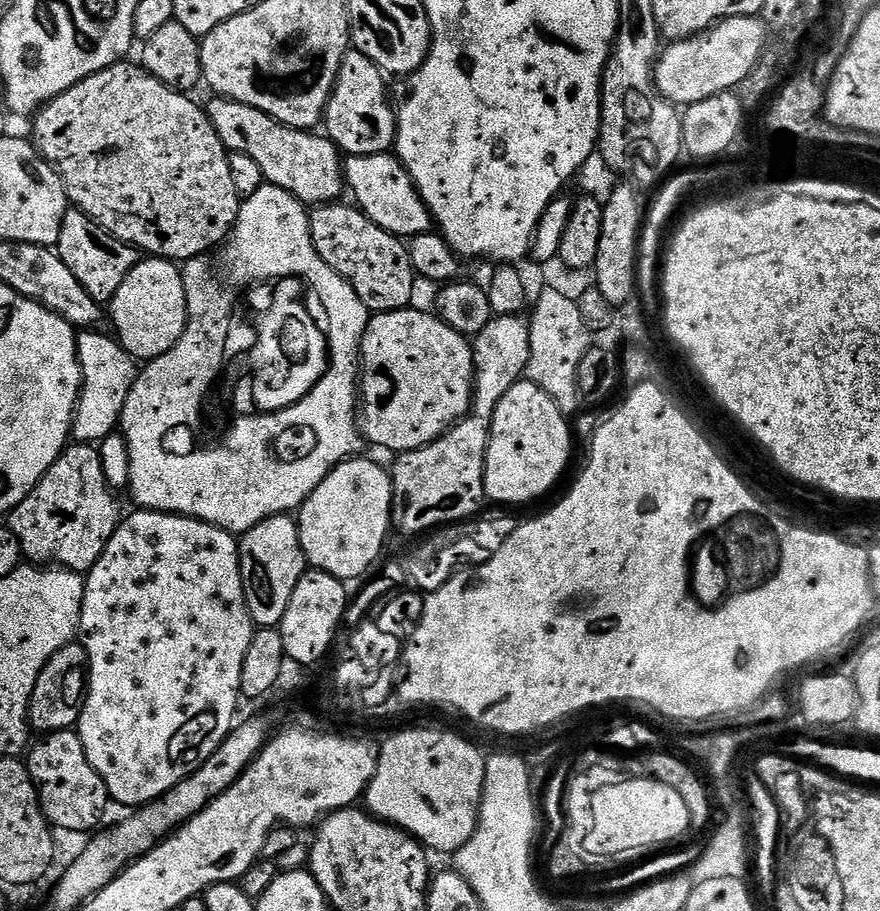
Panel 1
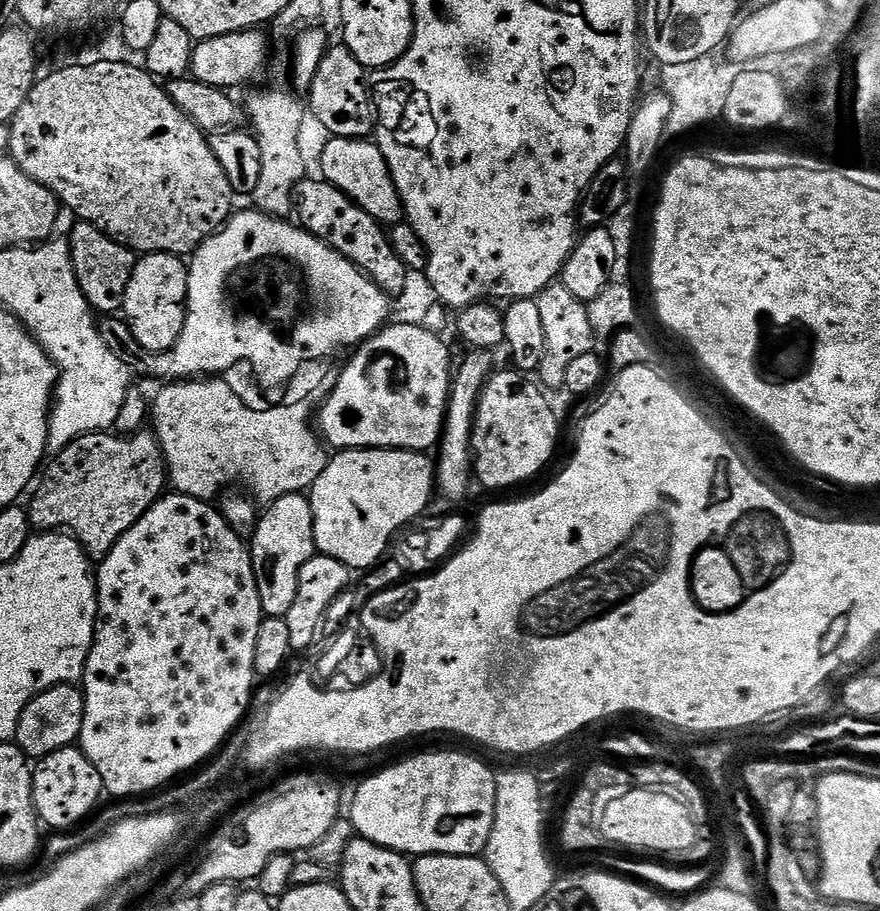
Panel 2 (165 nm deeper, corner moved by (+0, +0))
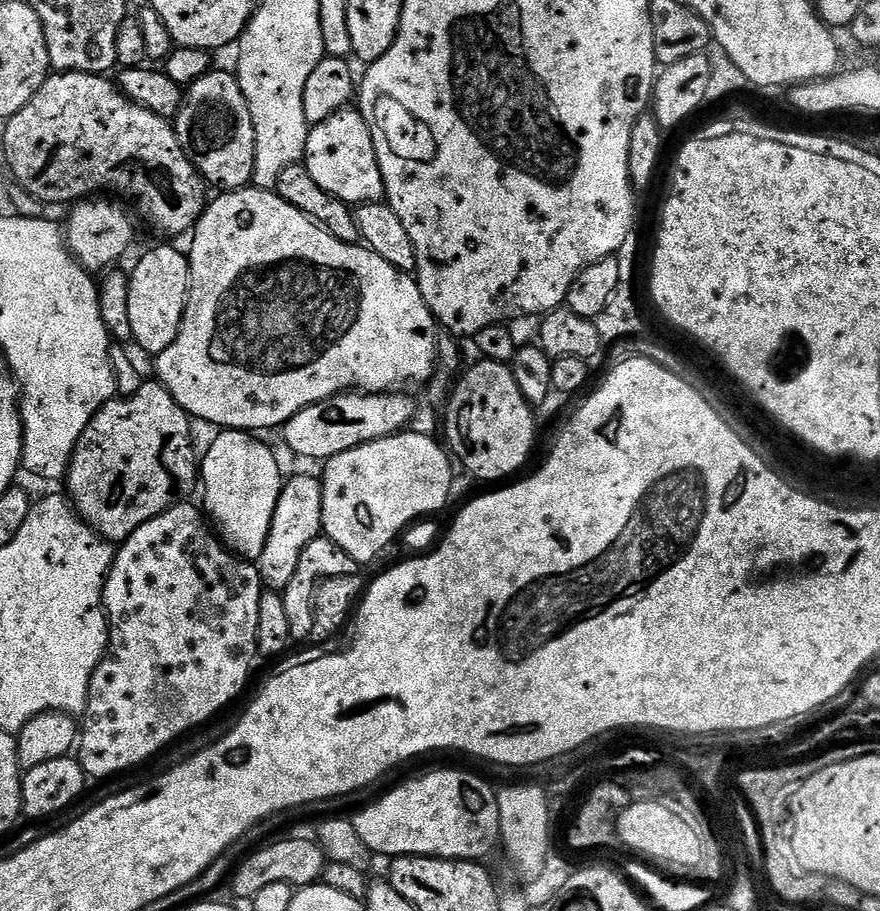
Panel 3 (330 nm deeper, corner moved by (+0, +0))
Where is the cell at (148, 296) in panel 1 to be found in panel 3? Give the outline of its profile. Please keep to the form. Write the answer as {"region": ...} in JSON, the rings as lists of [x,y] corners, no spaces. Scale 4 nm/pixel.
{"region":[[[152,248],[133,268],[128,277],[130,294],[130,330],[132,340],[152,358],[159,356],[178,334],[188,305],[190,260],[176,248]]]}

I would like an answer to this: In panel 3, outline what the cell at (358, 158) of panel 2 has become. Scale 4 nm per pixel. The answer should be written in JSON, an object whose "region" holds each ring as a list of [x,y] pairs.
{"region":[[[355,107],[335,112],[326,122],[311,125],[302,161],[310,178],[349,206],[380,202],[385,199],[384,179],[372,141],[372,129]]]}

